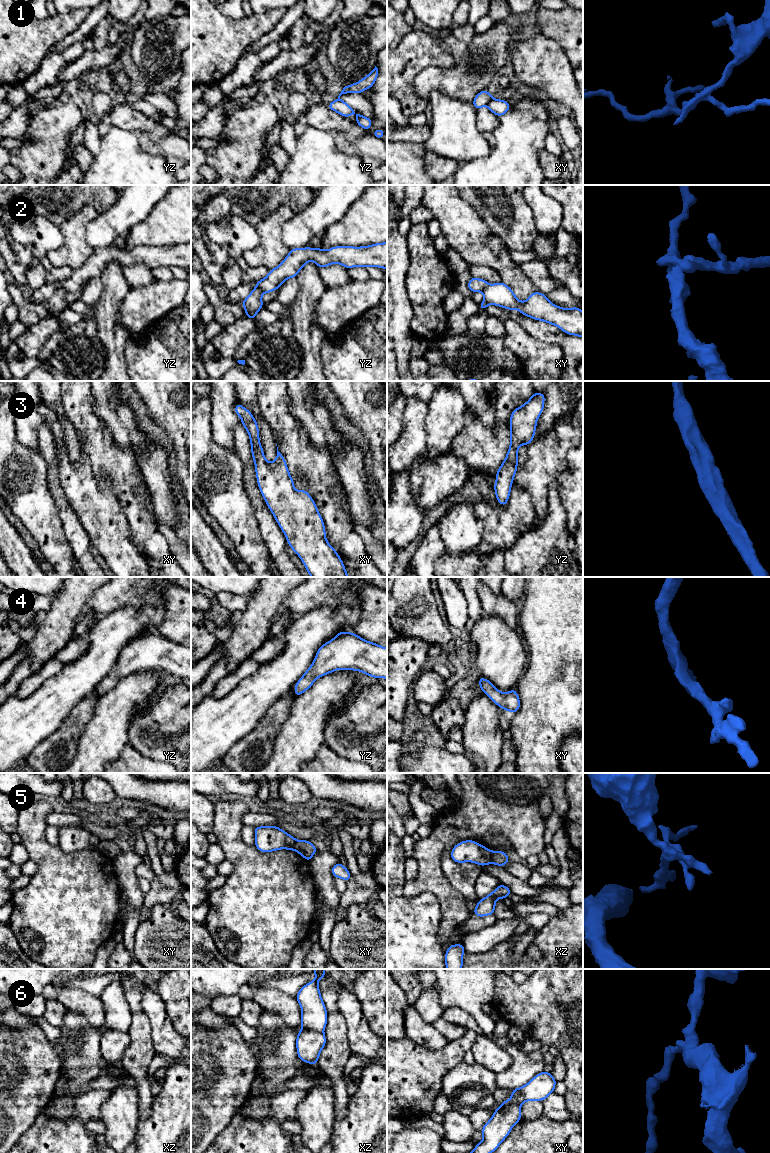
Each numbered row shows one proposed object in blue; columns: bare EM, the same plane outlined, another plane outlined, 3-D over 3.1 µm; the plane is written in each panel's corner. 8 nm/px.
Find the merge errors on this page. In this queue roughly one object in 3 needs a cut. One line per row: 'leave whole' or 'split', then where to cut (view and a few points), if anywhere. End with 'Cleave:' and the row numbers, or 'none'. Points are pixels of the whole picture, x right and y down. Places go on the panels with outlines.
1: split; cut in xy along (493, 98), (486, 105)
2: split; cut in xy along (489, 284), (482, 291)
3: leave whole; no cut
4: leave whole; no cut
5: split; cut in xz along (491, 851), (492, 862)
6: split; cut in xy along (520, 1104), (509, 1104), (498, 1108)
Cleave: 1, 2, 5, 6

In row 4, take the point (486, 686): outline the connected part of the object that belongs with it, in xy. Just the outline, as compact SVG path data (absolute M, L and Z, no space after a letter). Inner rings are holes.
M483 677L478 678L481 691L501 709L508 710L510 713L516 713L520 709L520 699L515 689L503 693L496 689L491 681Z

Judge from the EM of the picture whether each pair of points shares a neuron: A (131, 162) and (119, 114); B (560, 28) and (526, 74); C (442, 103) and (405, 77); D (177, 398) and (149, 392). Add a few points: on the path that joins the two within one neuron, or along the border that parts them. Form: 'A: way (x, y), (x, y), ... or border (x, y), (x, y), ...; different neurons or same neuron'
A: border (113, 125), (126, 130), (141, 130), (143, 132); different neurons
B: border (541, 33), (551, 38), (567, 57); different neurons
C: border (428, 98), (429, 103); different neurons
D: border (175, 391), (171, 395), (171, 400), (180, 405); different neurons

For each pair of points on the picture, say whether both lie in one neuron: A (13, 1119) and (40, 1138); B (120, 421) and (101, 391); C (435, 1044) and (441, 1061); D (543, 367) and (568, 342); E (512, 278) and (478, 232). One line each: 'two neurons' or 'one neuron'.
A: two neurons
B: one neuron
C: two neurons
D: two neurons
E: one neuron

